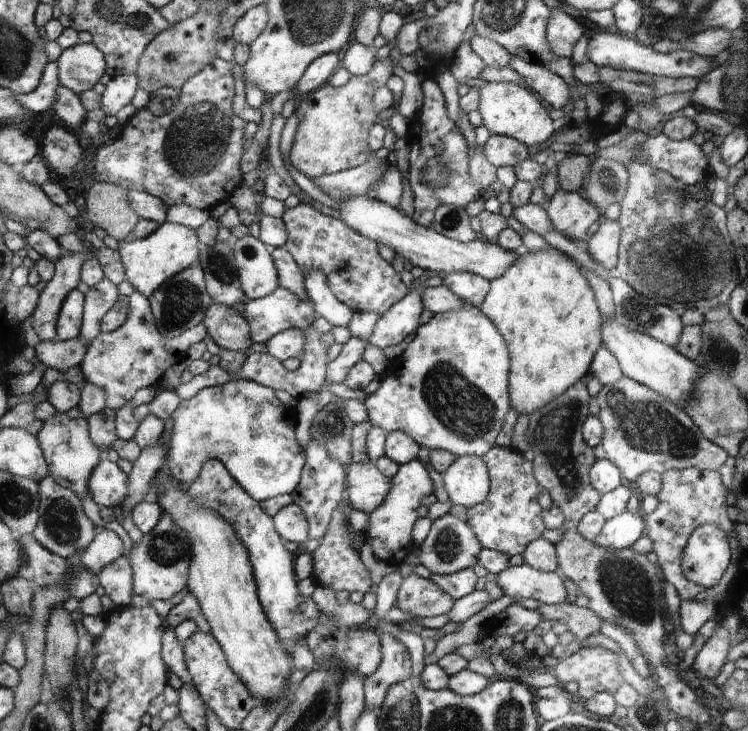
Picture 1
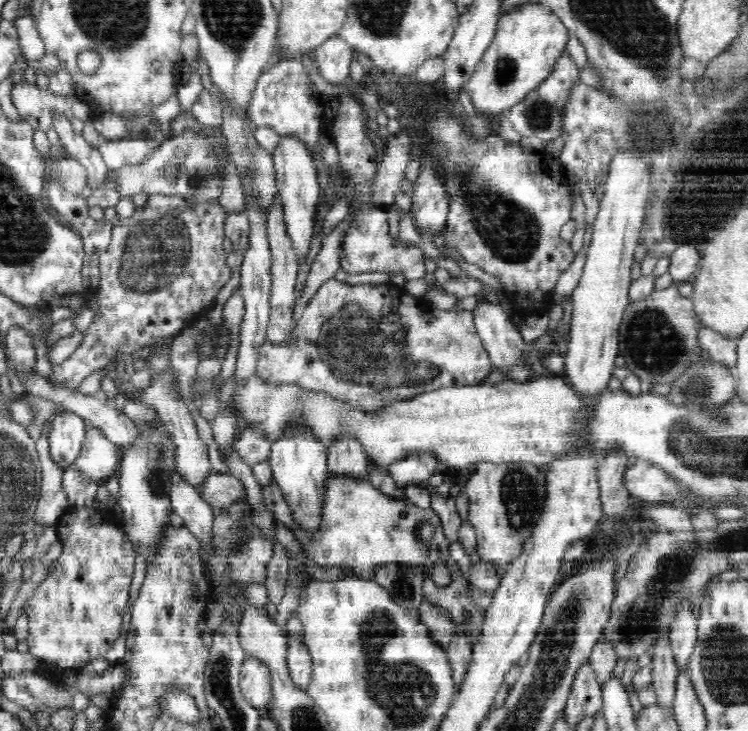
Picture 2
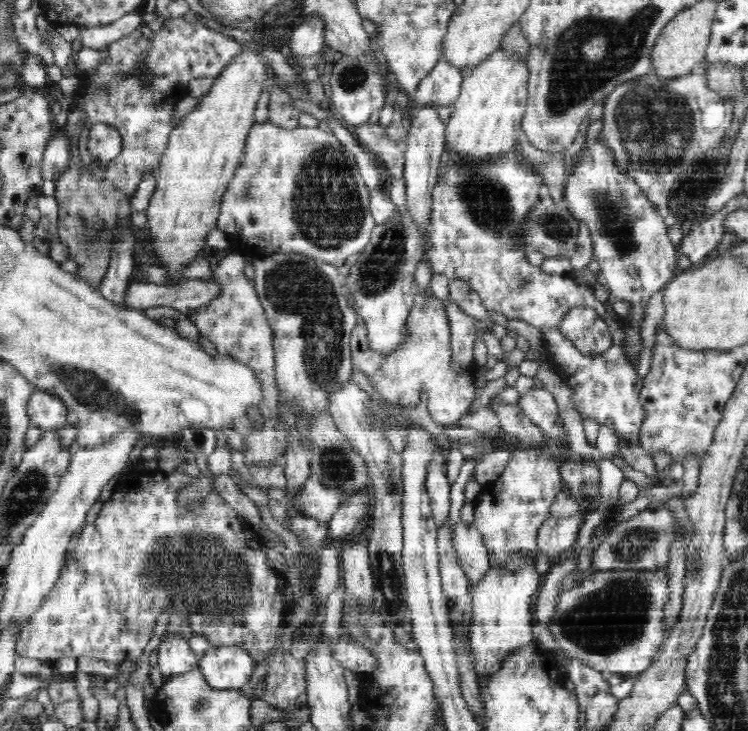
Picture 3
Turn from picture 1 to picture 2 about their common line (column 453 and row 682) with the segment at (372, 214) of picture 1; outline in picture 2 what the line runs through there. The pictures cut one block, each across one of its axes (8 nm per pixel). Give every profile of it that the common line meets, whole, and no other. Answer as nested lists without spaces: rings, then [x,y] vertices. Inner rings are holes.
[[[246,657],[241,663],[240,688],[254,708],[270,705],[273,697],[271,670],[259,658]]]

